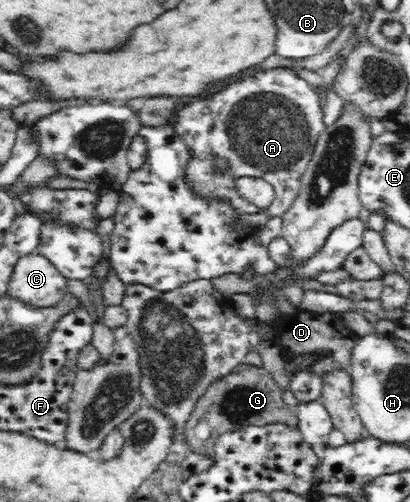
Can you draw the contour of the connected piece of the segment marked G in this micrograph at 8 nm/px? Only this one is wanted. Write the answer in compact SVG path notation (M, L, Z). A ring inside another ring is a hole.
M248 363L235 366L230 374L208 386L206 392L196 401L195 410L186 420L182 430L184 440L192 451L213 459L213 446L221 434L236 432L246 426L264 426L274 422L297 426L297 416L283 401L282 393L272 379L272 374L263 367ZM198 424L206 424L210 428L210 436L206 440L198 439Z

